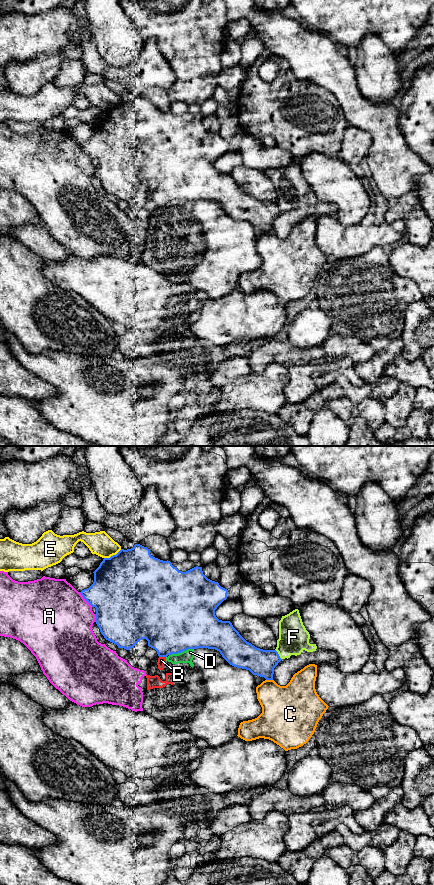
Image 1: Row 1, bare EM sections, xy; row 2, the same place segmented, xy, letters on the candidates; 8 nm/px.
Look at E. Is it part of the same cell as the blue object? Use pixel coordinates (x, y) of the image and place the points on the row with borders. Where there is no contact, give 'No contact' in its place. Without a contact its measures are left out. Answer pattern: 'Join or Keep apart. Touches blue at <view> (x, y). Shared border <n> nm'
Keep apart. Touches blue at xy (113, 555). Shared border 160 nm

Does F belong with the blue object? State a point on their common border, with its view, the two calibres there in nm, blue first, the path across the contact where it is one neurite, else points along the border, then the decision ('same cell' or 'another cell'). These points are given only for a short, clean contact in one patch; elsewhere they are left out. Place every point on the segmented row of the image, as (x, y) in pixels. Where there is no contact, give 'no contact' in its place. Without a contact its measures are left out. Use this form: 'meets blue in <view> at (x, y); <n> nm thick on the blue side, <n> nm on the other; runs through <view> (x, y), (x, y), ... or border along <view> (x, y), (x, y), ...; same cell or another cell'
meets blue in xy at (278, 654); 220 nm thick on the blue side, 240 nm on the other; border along xy (275, 649), (281, 659); another cell

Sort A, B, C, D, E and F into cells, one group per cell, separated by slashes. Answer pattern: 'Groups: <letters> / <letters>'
Groups: A / B D / C / E / F

